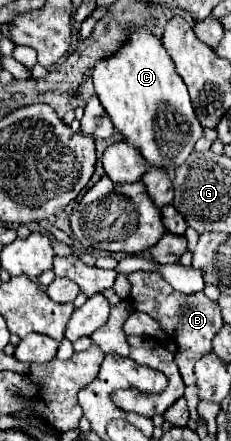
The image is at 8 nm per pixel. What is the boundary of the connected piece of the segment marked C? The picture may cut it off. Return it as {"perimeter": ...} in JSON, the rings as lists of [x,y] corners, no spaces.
{"perimeter":[[[132,26],[124,46],[96,62],[92,78],[112,124],[124,134],[126,142],[140,148],[148,164],[170,168],[186,162],[194,142],[204,134],[204,128],[196,118],[184,80],[176,74],[176,66],[172,66],[172,58],[156,34],[144,26]]]}

